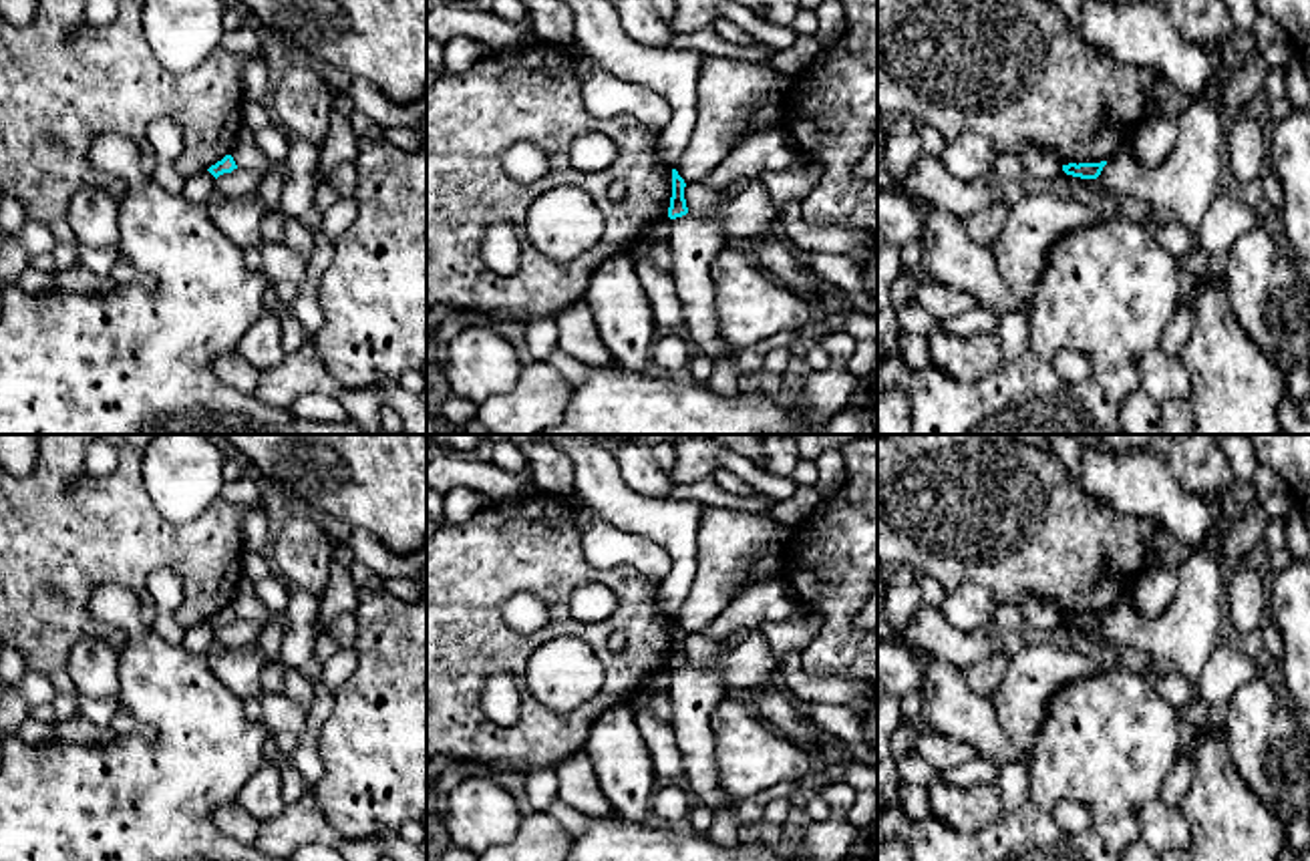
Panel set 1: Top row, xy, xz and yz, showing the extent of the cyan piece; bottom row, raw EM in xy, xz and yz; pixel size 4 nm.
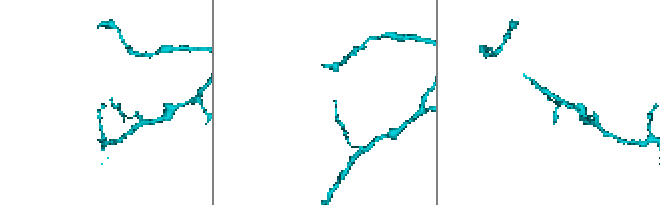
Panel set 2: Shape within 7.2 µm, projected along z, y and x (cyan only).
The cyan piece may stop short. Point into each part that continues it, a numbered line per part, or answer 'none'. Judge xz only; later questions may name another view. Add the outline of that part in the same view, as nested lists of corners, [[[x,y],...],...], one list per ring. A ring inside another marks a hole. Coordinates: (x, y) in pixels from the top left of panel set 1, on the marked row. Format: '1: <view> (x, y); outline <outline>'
none

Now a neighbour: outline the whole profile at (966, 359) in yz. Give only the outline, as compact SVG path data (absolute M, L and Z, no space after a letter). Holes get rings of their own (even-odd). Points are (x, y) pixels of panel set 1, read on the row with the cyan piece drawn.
M940 332L928 338L928 352L936 368L964 384L972 384L1004 364L994 334L950 336Z

